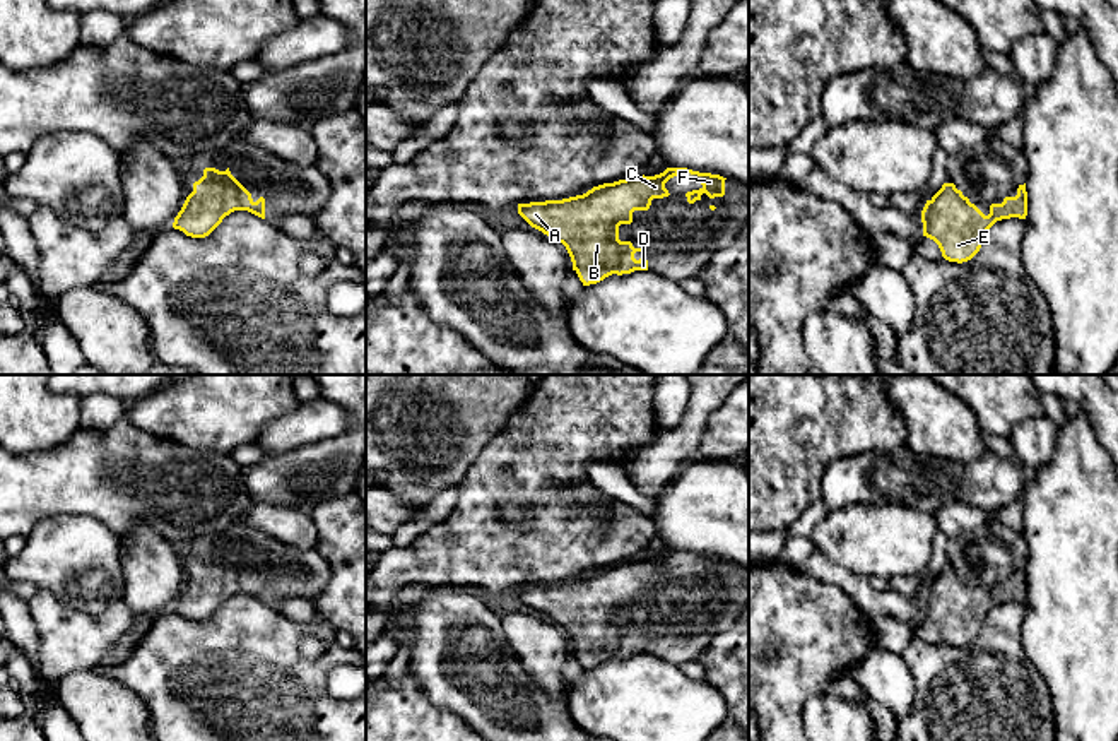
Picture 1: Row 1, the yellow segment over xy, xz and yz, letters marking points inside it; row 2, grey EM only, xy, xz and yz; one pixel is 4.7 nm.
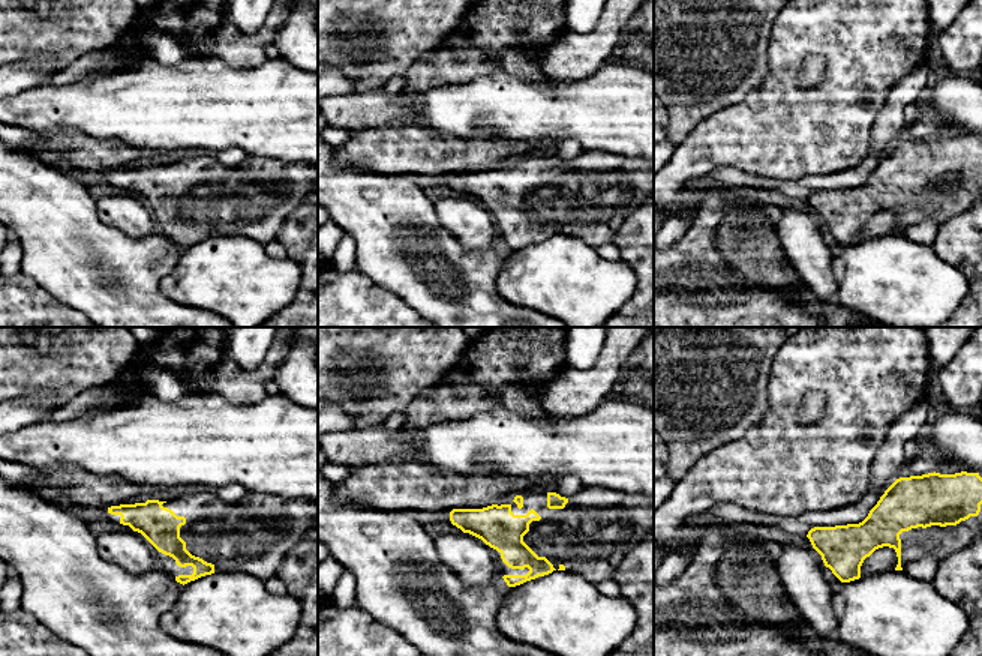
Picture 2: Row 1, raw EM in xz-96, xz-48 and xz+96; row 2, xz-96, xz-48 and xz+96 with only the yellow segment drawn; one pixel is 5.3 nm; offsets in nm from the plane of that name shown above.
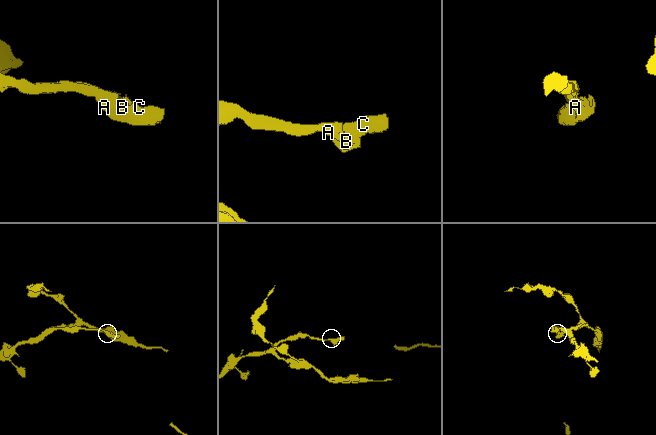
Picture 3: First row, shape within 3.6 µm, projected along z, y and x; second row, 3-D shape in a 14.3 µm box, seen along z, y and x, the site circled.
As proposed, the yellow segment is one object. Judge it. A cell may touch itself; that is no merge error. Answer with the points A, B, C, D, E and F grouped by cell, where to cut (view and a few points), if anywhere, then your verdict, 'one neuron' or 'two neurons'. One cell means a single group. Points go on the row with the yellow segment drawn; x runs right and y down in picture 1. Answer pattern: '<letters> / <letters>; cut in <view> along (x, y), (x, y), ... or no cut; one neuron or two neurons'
A B C D E F; no cut; one neuron

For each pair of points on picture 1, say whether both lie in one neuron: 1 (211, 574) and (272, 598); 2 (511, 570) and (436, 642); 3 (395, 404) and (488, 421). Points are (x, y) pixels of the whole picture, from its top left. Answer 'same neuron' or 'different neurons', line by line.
1: same neuron
2: different neurons
3: same neuron

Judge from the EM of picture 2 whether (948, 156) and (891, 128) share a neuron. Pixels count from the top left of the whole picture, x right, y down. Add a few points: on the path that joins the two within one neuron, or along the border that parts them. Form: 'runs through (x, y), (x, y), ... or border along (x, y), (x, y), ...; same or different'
border along (897, 143), (874, 170); different

